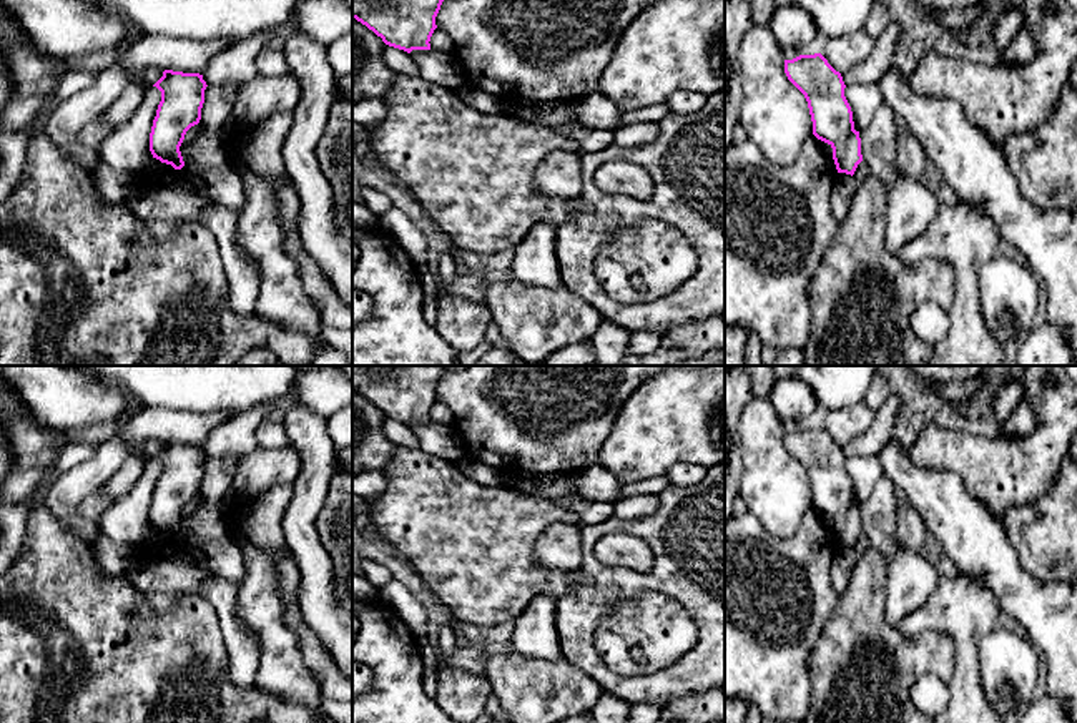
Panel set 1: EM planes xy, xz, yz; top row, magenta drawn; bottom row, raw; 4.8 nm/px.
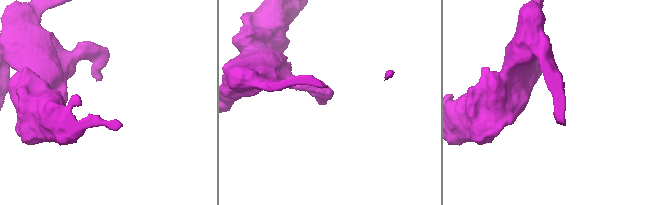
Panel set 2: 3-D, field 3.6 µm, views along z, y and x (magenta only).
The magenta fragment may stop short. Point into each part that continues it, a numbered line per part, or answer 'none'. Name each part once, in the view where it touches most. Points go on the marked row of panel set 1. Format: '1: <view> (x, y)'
none

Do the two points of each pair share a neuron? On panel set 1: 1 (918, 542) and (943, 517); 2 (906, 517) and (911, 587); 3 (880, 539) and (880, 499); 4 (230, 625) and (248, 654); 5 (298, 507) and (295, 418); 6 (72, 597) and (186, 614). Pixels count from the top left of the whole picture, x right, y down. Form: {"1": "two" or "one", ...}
{"1": "two", "2": "two", "3": "one", "4": "one", "5": "one", "6": "one"}

